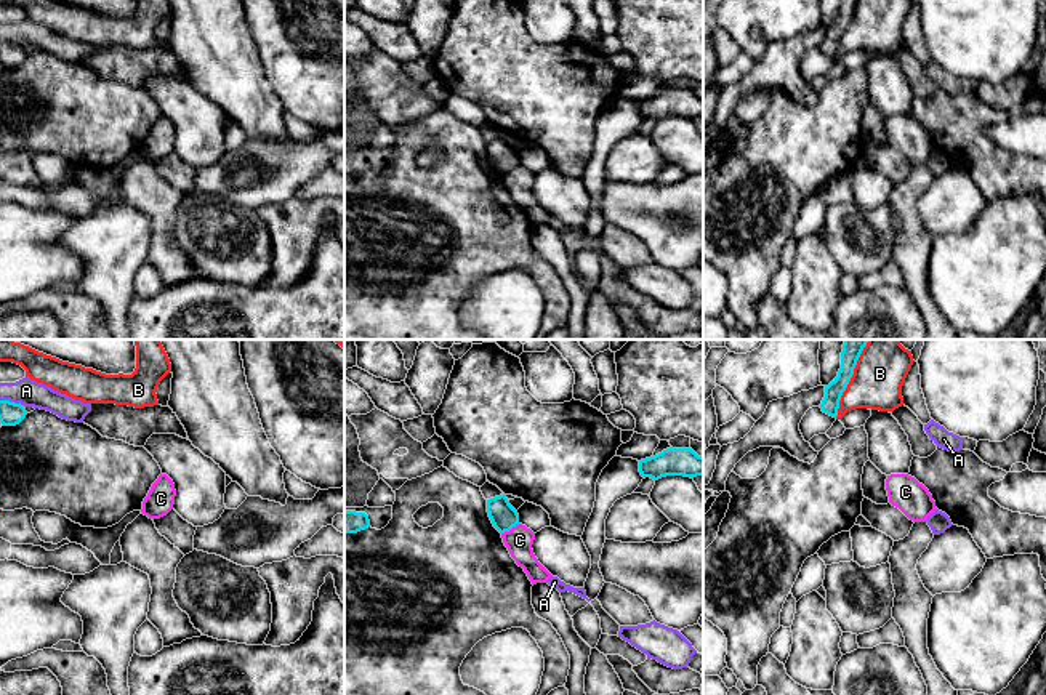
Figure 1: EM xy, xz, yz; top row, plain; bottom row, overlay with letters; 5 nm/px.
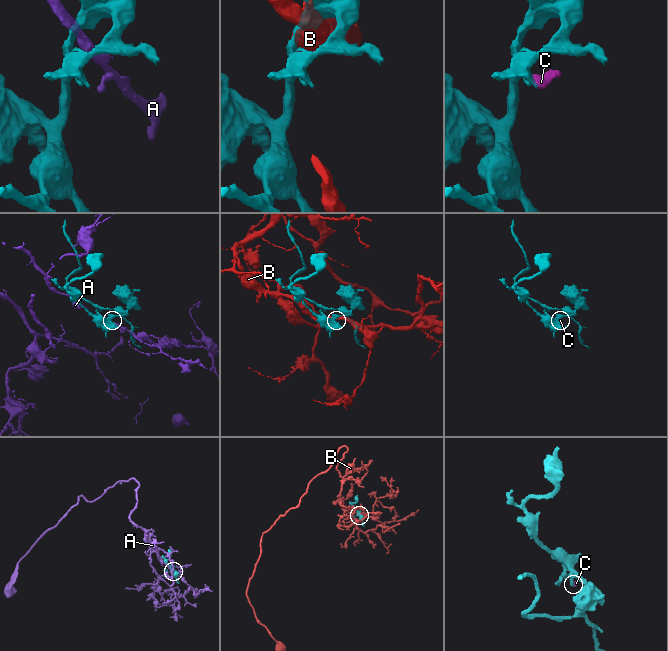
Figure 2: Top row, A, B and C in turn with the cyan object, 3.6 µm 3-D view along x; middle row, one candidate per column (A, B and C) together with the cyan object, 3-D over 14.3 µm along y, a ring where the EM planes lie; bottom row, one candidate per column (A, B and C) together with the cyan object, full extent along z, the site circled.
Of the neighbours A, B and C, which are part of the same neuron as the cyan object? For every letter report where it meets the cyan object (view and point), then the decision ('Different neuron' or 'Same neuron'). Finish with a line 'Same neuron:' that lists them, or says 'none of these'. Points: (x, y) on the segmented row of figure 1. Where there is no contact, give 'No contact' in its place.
A: Touches cyan at xy (13, 402). Different neuron
B: Touches cyan at yz (851, 377). Different neuron
C: Touches cyan at xz (510, 529). Different neuron
Same neuron: none of these

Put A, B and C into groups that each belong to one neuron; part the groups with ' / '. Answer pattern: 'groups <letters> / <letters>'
groups A / B / C

